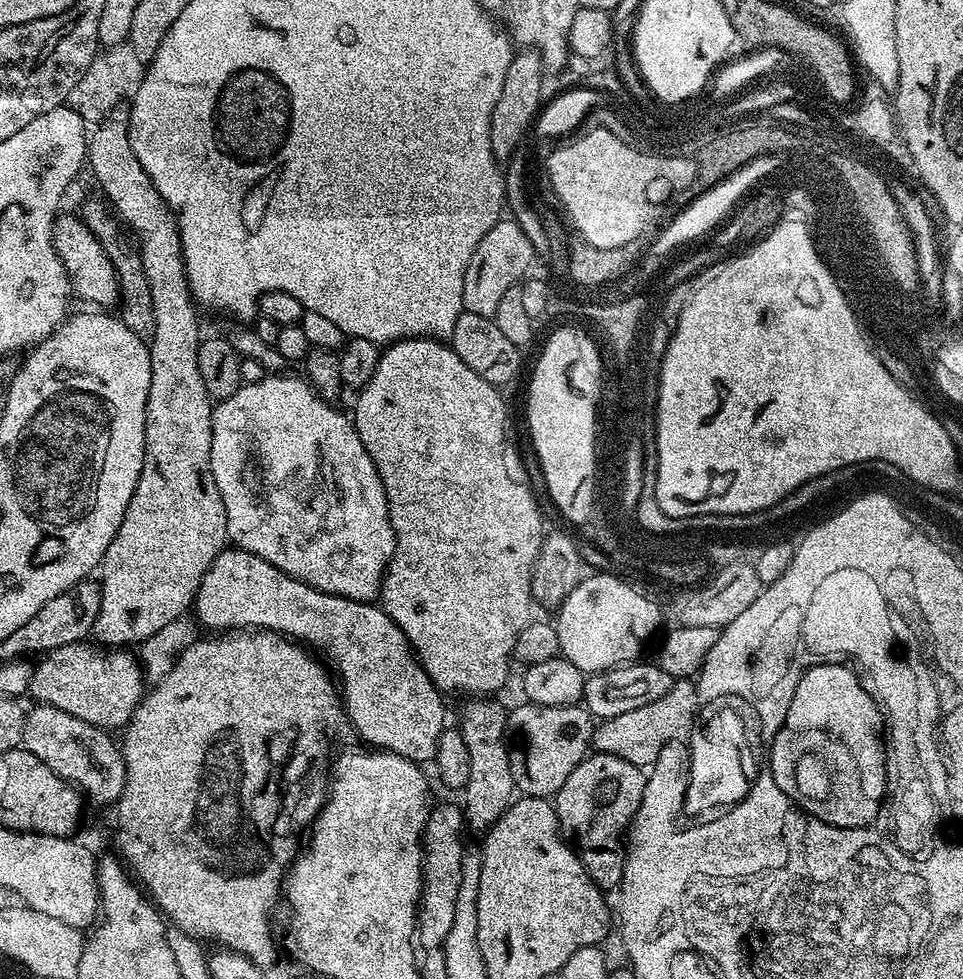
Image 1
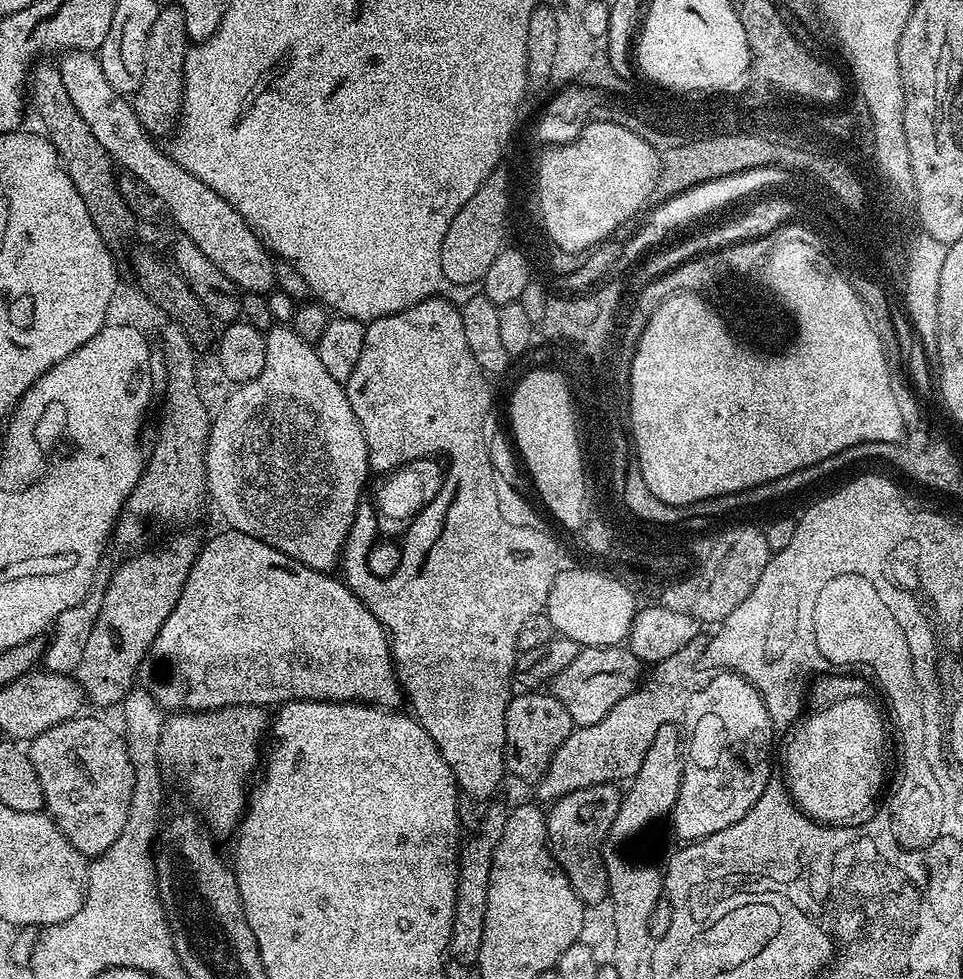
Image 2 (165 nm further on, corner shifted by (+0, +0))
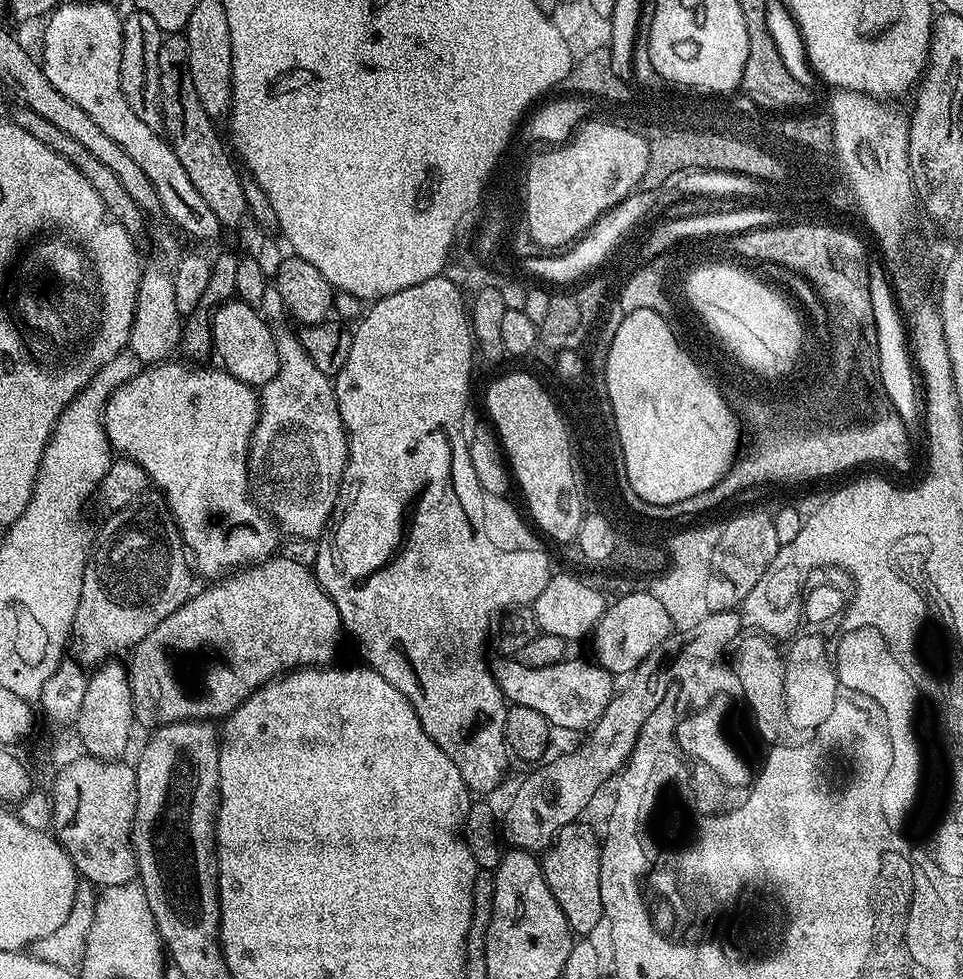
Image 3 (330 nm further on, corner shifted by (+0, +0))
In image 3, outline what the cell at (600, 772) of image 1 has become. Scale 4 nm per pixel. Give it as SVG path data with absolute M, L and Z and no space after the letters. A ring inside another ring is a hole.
M584 823L562 826L562 830L552 840L551 846L543 849L542 852L546 882L558 906L562 906L562 914L566 914L566 922L572 927L573 933L580 938L588 938L598 920L604 916L600 861L602 840L598 832Z

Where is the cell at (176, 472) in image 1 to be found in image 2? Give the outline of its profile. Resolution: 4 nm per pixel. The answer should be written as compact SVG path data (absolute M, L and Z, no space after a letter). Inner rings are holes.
M176 534L165 548L153 547L151 550L140 550L128 561L121 563L110 578L106 586L105 598L102 601L102 610L98 613L98 620L90 633L86 648L82 653L82 660L74 673L74 679L84 691L87 703L97 704L100 708L112 708L124 703L128 692L133 690L138 680L140 665L145 663L148 652L152 649L154 638L158 638L158 630L162 630L162 622L170 618L170 610L178 602L182 594L182 586L186 586L186 578L196 561L196 555L202 547L201 541L192 536Z

